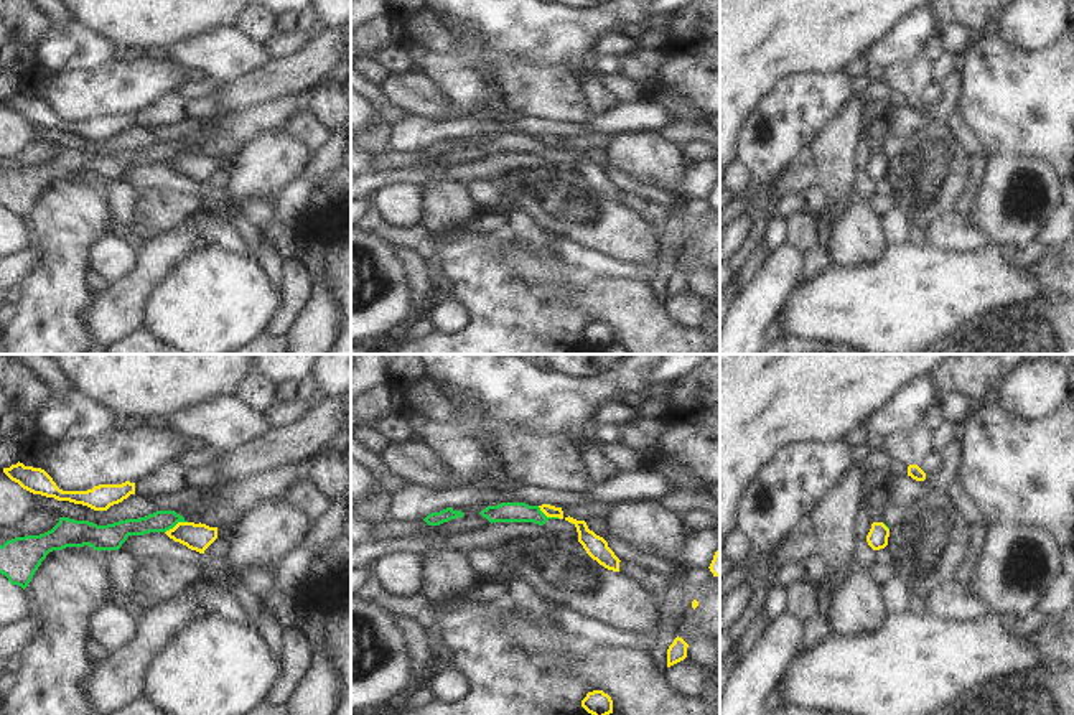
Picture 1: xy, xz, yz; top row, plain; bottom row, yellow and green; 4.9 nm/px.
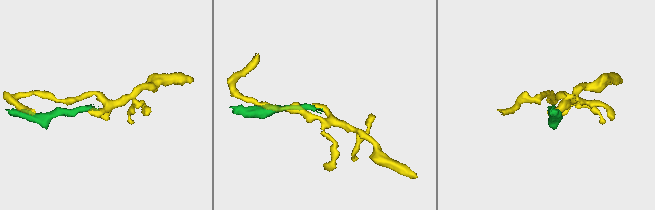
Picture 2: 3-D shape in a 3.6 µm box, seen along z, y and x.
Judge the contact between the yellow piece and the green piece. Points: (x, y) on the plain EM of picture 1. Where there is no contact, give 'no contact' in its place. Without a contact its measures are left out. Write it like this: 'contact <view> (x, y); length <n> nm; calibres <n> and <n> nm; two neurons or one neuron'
contact xy (177, 155); length 130 nm; calibres 130 and 110 nm; two neurons

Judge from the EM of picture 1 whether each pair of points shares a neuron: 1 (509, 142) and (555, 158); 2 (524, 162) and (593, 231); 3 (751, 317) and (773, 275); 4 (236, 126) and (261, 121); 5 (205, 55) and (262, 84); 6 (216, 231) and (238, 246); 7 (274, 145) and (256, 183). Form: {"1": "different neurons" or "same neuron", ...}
{"1": "same neuron", "2": "different neurons", "3": "same neuron", "4": "same neuron", "5": "different neurons", "6": "same neuron", "7": "same neuron"}

